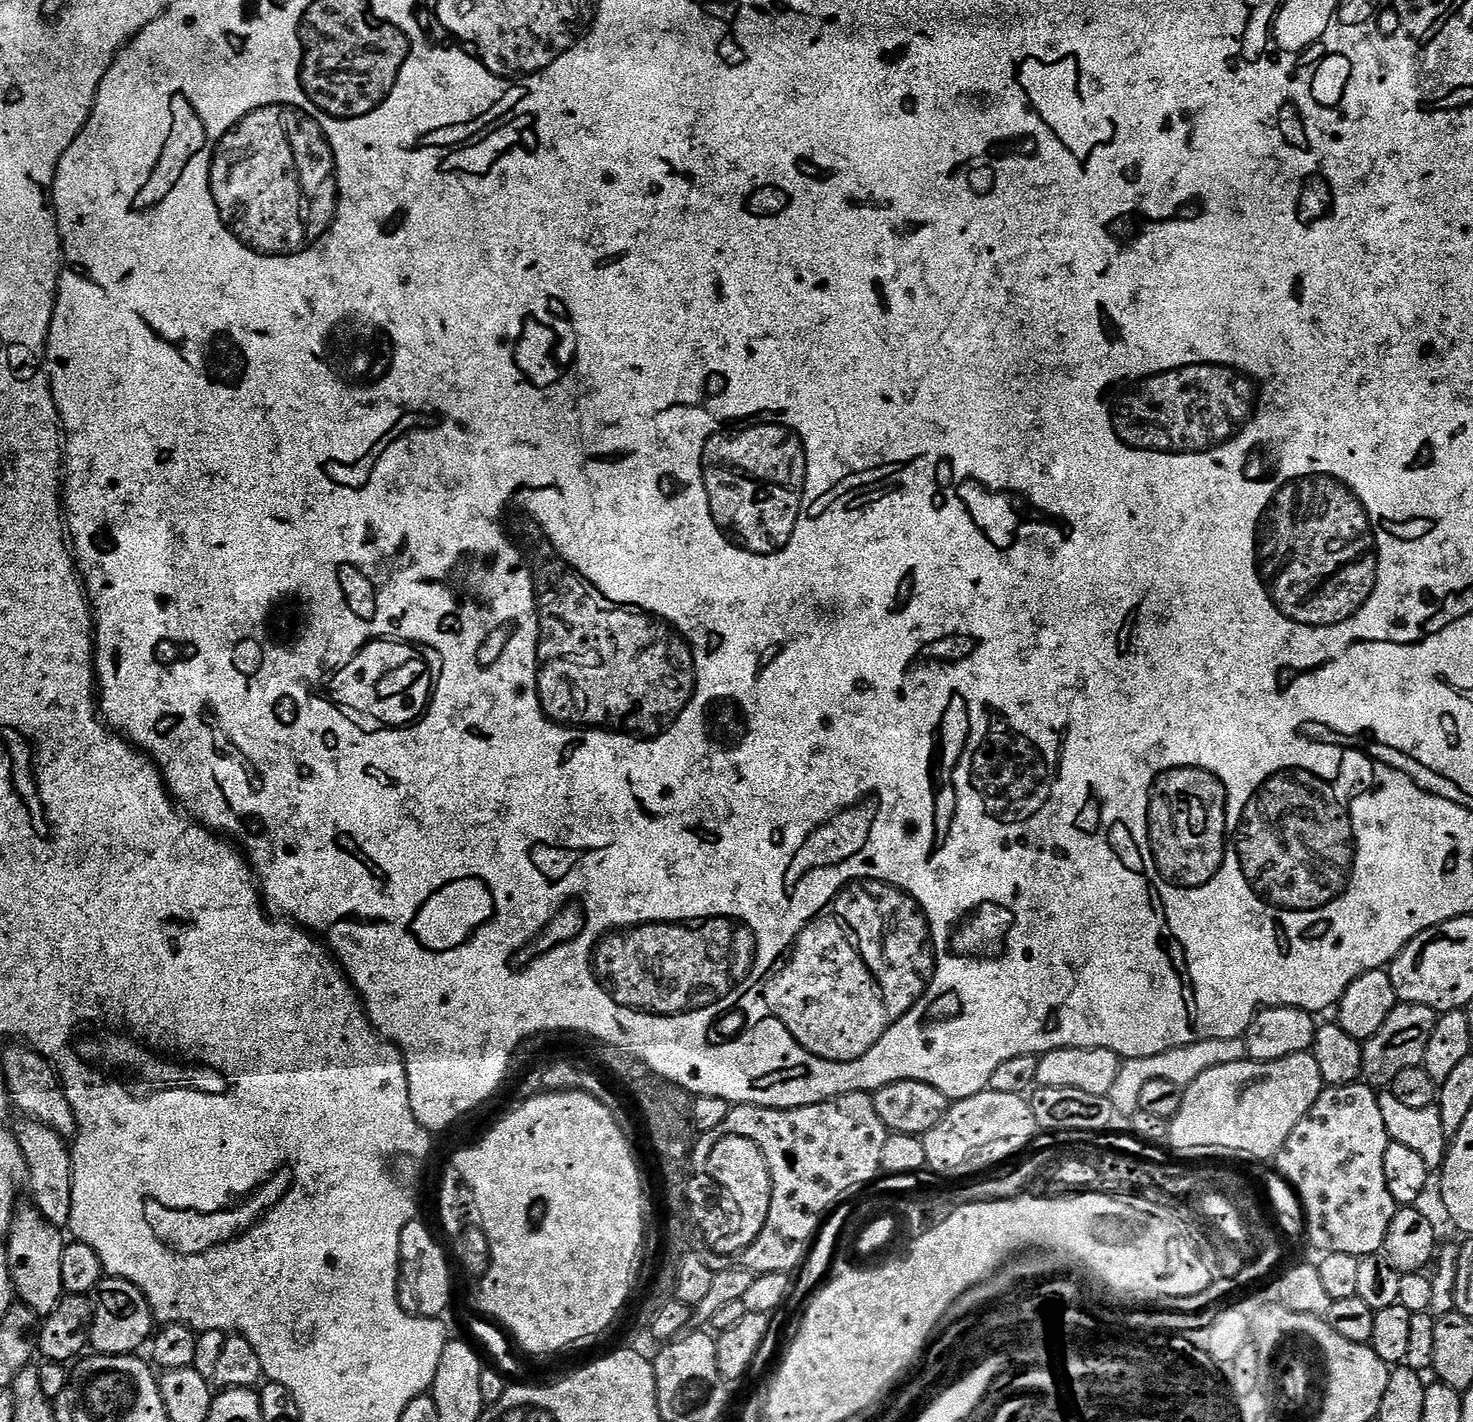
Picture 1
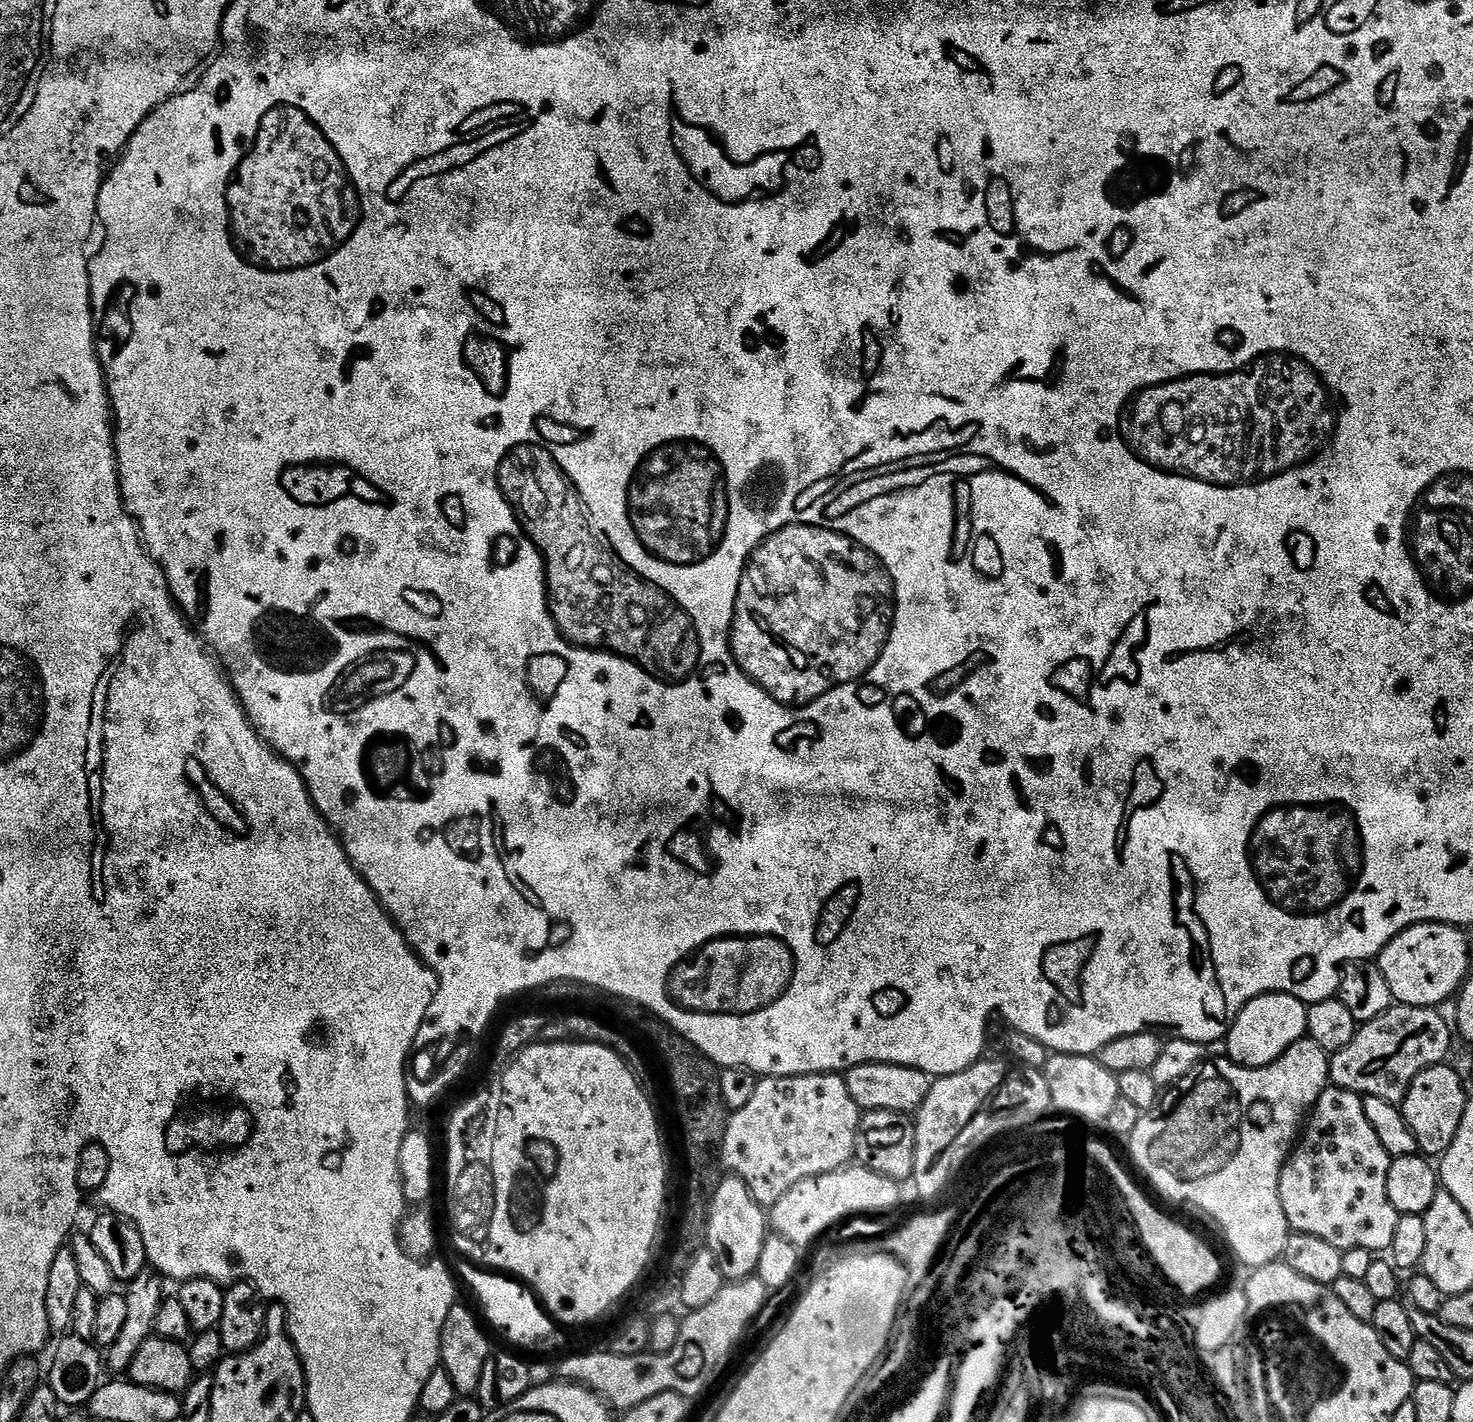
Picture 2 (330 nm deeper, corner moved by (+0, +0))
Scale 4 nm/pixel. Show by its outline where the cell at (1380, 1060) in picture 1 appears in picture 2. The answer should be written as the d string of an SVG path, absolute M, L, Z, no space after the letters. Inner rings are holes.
M1396 1004L1378 1018L1359 1025L1354 1042L1331 1053L1331 1083L1362 1097L1386 1098L1386 1102L1399 1105L1406 1098L1415 1076L1449 1059L1448 1051L1452 1048L1454 1032L1449 1021L1447 1024L1438 1013L1436 1008Z

